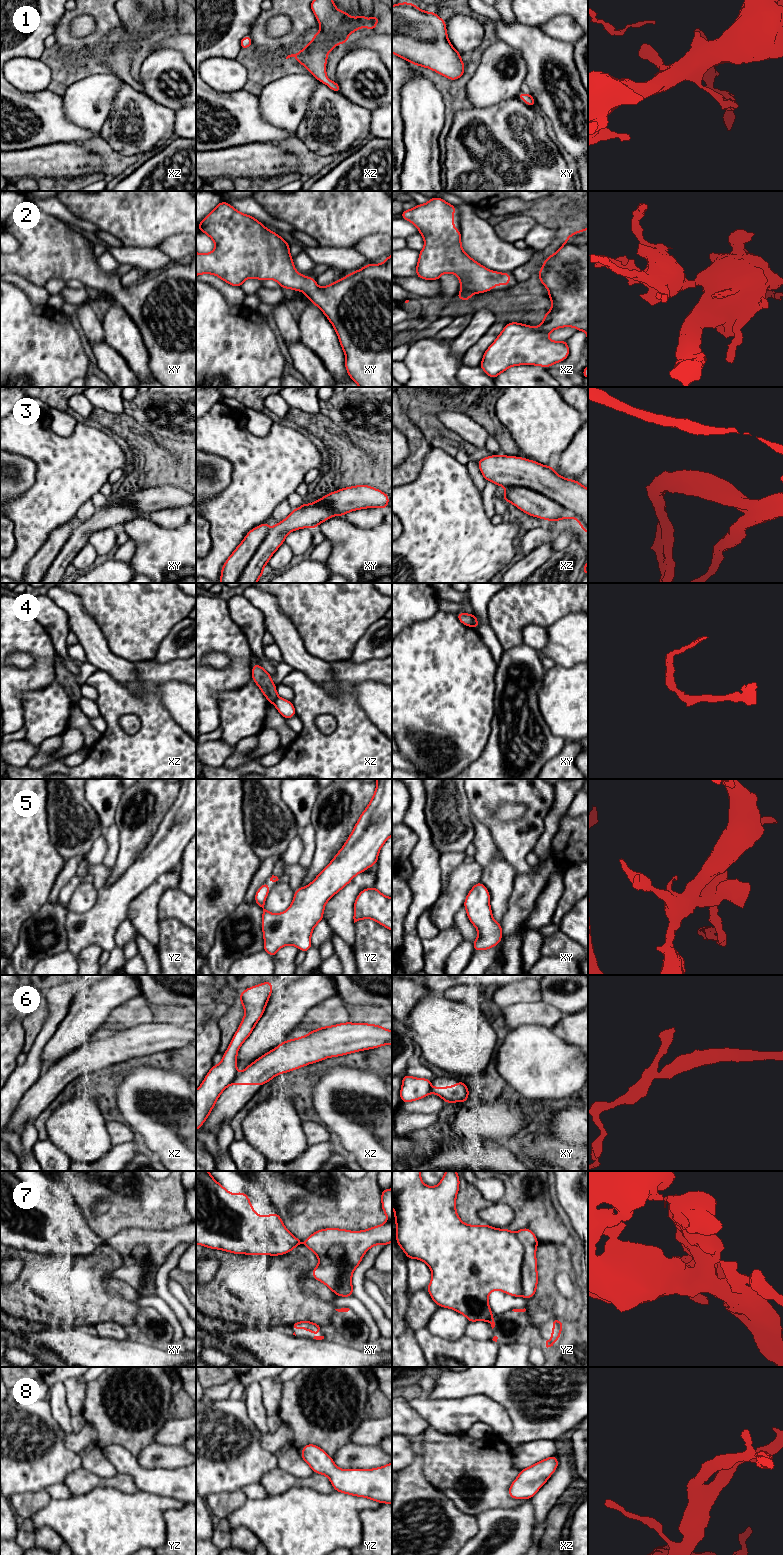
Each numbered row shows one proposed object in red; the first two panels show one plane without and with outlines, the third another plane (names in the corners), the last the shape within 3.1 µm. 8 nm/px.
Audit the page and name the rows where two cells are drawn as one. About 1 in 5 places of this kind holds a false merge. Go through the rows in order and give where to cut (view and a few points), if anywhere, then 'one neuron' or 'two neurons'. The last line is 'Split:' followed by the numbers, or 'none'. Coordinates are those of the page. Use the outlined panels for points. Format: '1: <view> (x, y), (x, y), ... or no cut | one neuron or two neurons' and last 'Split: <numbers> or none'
1: no cut | one neuron
2: no cut | one neuron
3: no cut | one neuron
4: xy (470, 614), (472, 616), (472, 626) | two neurons
5: no cut | one neuron
6: xz (237, 1075), (230, 1083) | two neurons
7: no cut | one neuron
8: no cut | one neuron
Split: 4, 6

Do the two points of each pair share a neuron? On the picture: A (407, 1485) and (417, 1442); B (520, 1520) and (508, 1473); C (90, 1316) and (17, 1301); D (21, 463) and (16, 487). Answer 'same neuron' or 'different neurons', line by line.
A: same neuron
B: different neurons
C: same neuron
D: same neuron

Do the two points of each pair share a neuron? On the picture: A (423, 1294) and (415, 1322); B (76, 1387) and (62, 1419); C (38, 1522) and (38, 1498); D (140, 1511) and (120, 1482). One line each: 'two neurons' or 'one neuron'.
A: one neuron
B: two neurons
C: two neurons
D: two neurons

